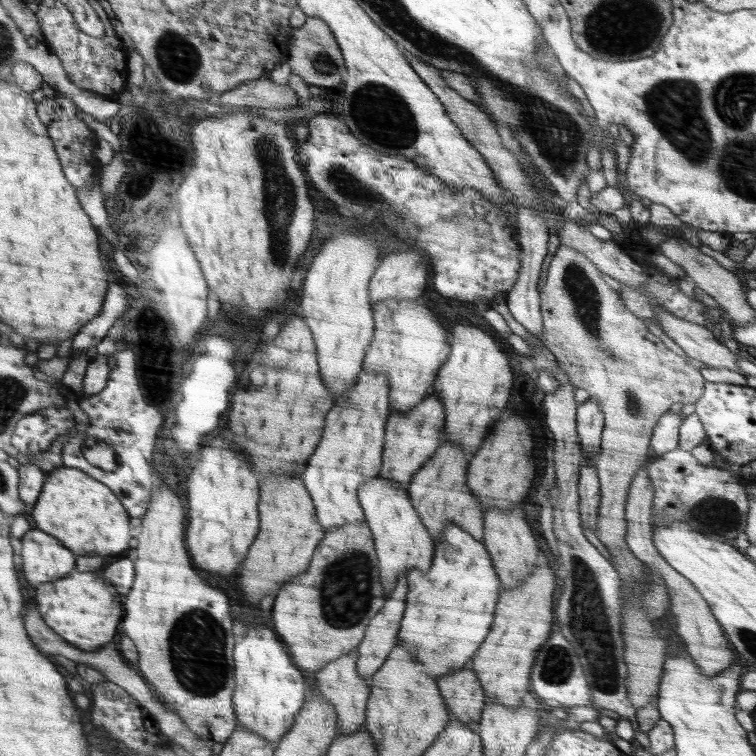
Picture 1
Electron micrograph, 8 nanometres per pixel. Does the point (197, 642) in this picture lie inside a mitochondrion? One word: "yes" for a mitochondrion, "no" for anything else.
yes

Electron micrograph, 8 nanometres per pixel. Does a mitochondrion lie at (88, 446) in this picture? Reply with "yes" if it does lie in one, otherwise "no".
yes

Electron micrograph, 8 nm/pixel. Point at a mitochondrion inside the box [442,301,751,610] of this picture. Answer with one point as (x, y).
(718, 515)

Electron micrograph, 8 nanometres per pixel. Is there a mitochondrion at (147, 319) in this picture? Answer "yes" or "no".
yes

